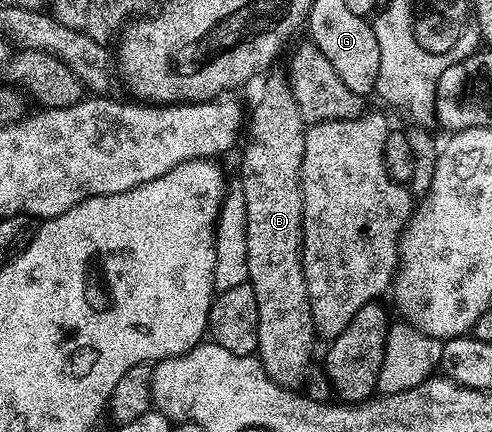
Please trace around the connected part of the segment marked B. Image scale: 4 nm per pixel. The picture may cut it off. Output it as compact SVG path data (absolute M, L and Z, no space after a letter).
M283 73L276 74L264 86L264 95L260 103L252 110L252 139L244 150L244 159L240 162L238 177L242 180L242 189L246 198L246 259L249 264L247 283L254 288L254 300L258 300L258 344L256 345L260 363L264 365L266 373L274 379L279 386L296 388L305 381L306 375L313 365L312 345L318 342L314 316L310 308L310 296L304 279L304 264L302 251L304 249L304 197L300 191L300 173L302 172L302 156L306 152L306 123L304 117L298 112L298 104L288 87L288 79Z

